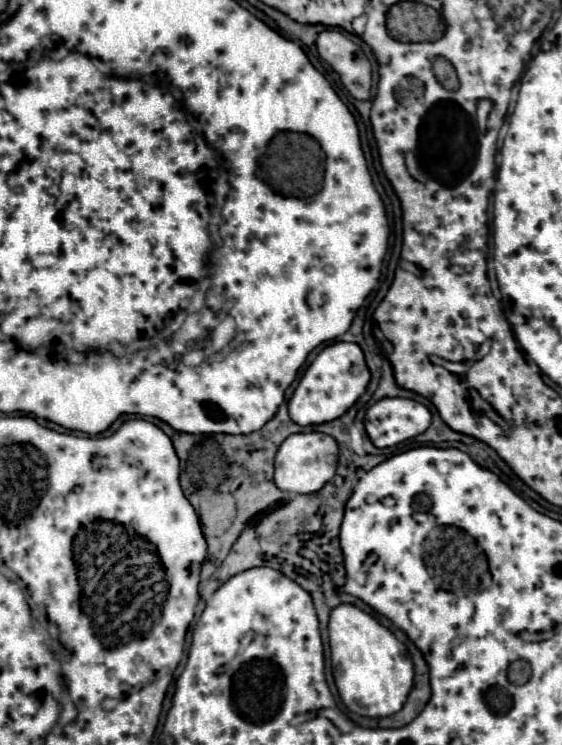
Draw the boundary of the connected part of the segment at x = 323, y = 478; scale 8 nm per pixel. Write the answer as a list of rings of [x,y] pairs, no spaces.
[[[296,433],[290,435],[276,453],[276,471],[274,471],[274,483],[282,491],[290,493],[316,493],[324,487],[326,481],[330,481],[336,473],[338,465],[338,445],[336,441],[326,433]]]

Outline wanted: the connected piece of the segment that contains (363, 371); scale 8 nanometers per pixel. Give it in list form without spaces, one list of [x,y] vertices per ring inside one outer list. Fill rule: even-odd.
[[[332,343],[324,347],[312,365],[300,379],[292,399],[288,401],[288,411],[298,425],[320,425],[342,417],[356,399],[366,391],[370,383],[370,371],[364,361],[364,353],[356,343]]]

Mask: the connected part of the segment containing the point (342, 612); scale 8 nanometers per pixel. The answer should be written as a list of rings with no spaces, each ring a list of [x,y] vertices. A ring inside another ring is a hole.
[[[356,605],[334,607],[328,633],[334,679],[344,705],[362,717],[386,717],[400,711],[414,683],[414,663],[394,633]]]

